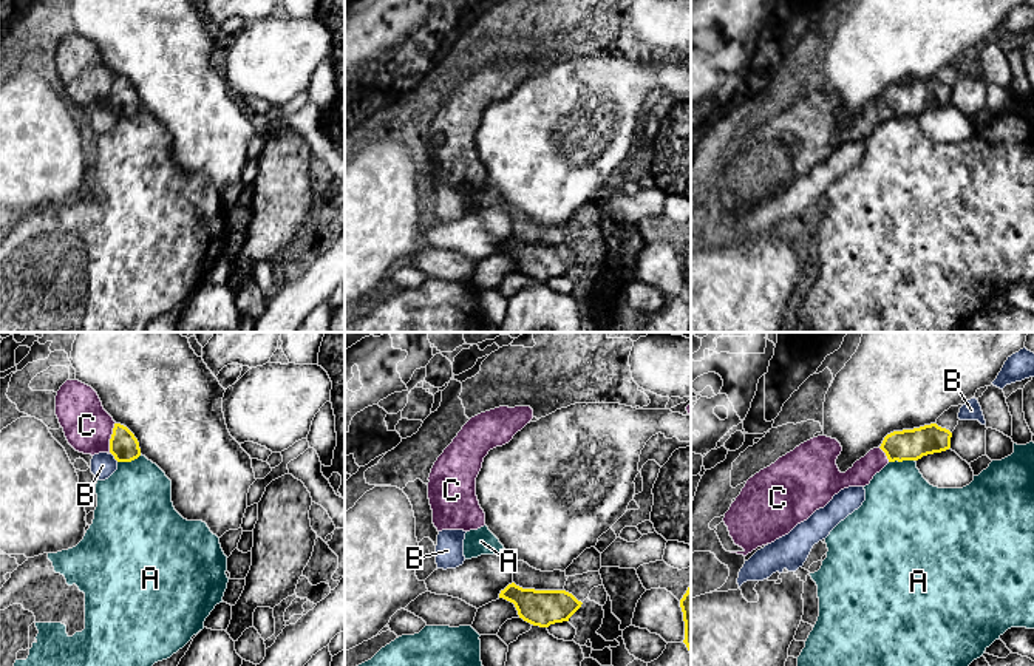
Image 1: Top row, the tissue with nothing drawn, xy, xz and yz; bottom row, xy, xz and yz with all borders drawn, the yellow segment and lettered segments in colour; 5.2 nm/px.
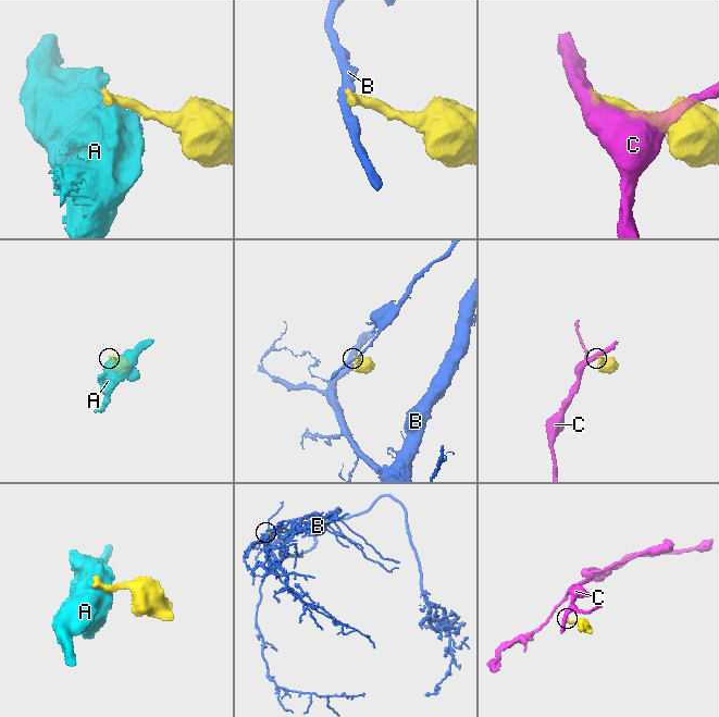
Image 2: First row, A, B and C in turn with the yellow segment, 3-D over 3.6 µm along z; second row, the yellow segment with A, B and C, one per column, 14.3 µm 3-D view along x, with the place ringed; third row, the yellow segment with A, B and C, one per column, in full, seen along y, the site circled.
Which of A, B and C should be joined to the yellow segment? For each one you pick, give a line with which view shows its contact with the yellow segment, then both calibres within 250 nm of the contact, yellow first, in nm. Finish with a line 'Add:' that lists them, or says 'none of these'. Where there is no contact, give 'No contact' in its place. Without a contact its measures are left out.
C: Touches yellow in xy. Thickness 150 nm (yellow) against 240 nm
Add: C

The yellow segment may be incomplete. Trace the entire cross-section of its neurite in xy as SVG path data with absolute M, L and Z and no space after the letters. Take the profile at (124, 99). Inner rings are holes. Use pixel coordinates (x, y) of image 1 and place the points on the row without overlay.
M66 34L57 45L56 70L68 97L79 107L108 107L117 116L131 116L141 110L134 88L116 77L97 46L79 34Z

